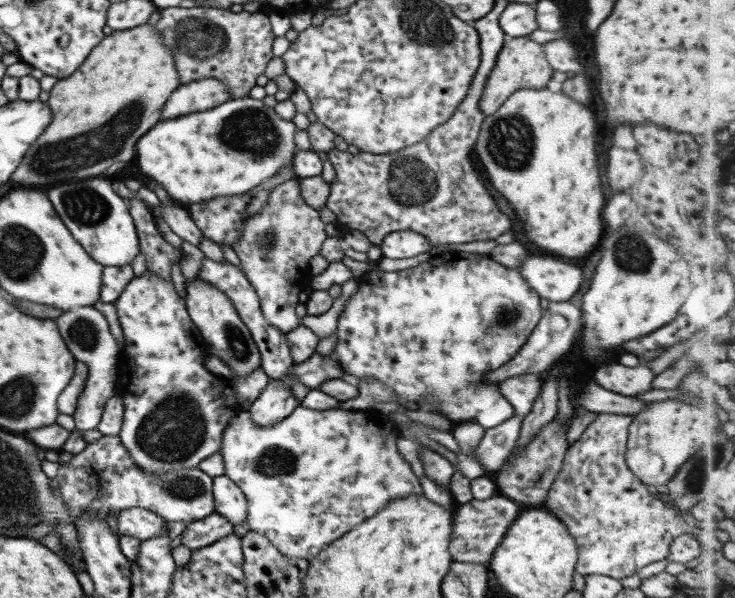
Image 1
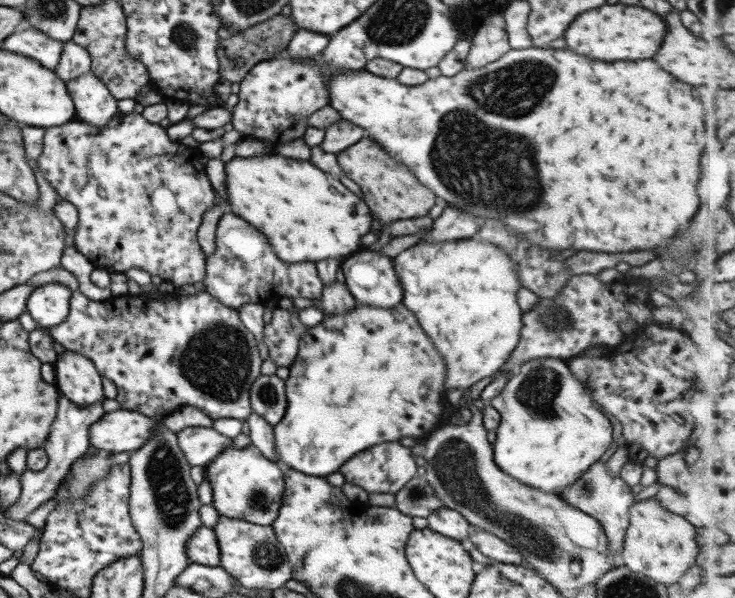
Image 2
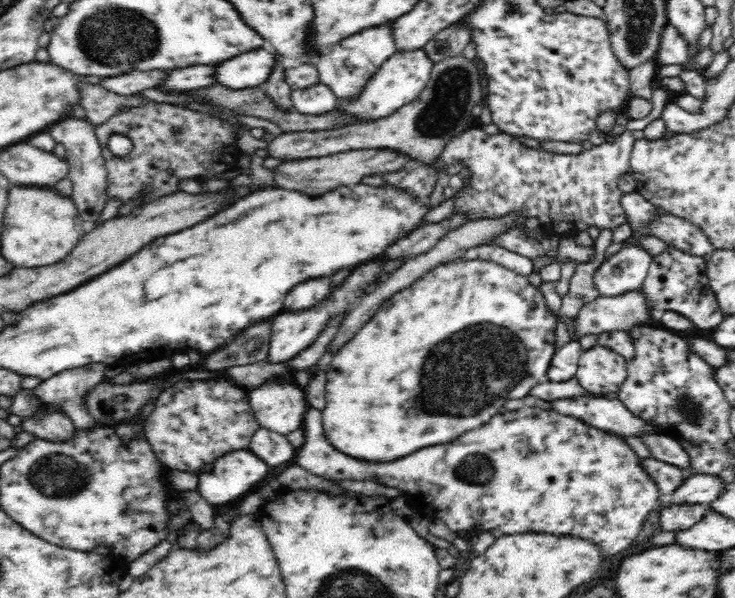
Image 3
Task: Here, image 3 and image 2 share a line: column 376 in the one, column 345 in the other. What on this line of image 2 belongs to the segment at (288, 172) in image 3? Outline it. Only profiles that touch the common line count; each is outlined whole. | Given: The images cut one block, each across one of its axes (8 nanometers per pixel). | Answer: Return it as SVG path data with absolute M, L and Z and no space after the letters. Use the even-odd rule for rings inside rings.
M367 136L357 144L339 152L337 158L346 176L362 188L366 204L370 206L374 218L378 218L384 226L400 219L416 217L427 219L428 211L436 204L437 196L434 191L420 184L410 172L410 168L398 164L394 156L382 150Z

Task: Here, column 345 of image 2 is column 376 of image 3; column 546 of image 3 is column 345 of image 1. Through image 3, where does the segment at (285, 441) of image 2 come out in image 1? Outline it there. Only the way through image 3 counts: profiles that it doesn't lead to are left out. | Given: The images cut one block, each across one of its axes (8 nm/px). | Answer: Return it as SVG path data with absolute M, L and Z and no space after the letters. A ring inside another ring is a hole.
M446 252L436 256L431 256L430 260L421 262L414 268L399 270L398 272L367 271L358 277L358 290L353 294L343 307L342 312L338 312L339 319L337 324L338 344L333 353L333 358L338 359L340 366L344 369L346 380L358 384L364 382L366 377L379 378L382 384L388 386L388 390L394 390L395 395L410 402L419 402L424 399L432 406L432 412L436 412L446 417L452 424L457 425L463 422L473 422L480 424L482 428L489 429L497 427L505 420L515 416L515 408L510 404L505 396L499 392L499 384L492 385L486 381L485 376L493 370L500 368L503 364L518 354L518 351L526 344L528 337L537 327L539 320L543 317L544 310L540 305L541 296L530 288L524 280L519 270L504 266L495 261L487 254L470 252Z

